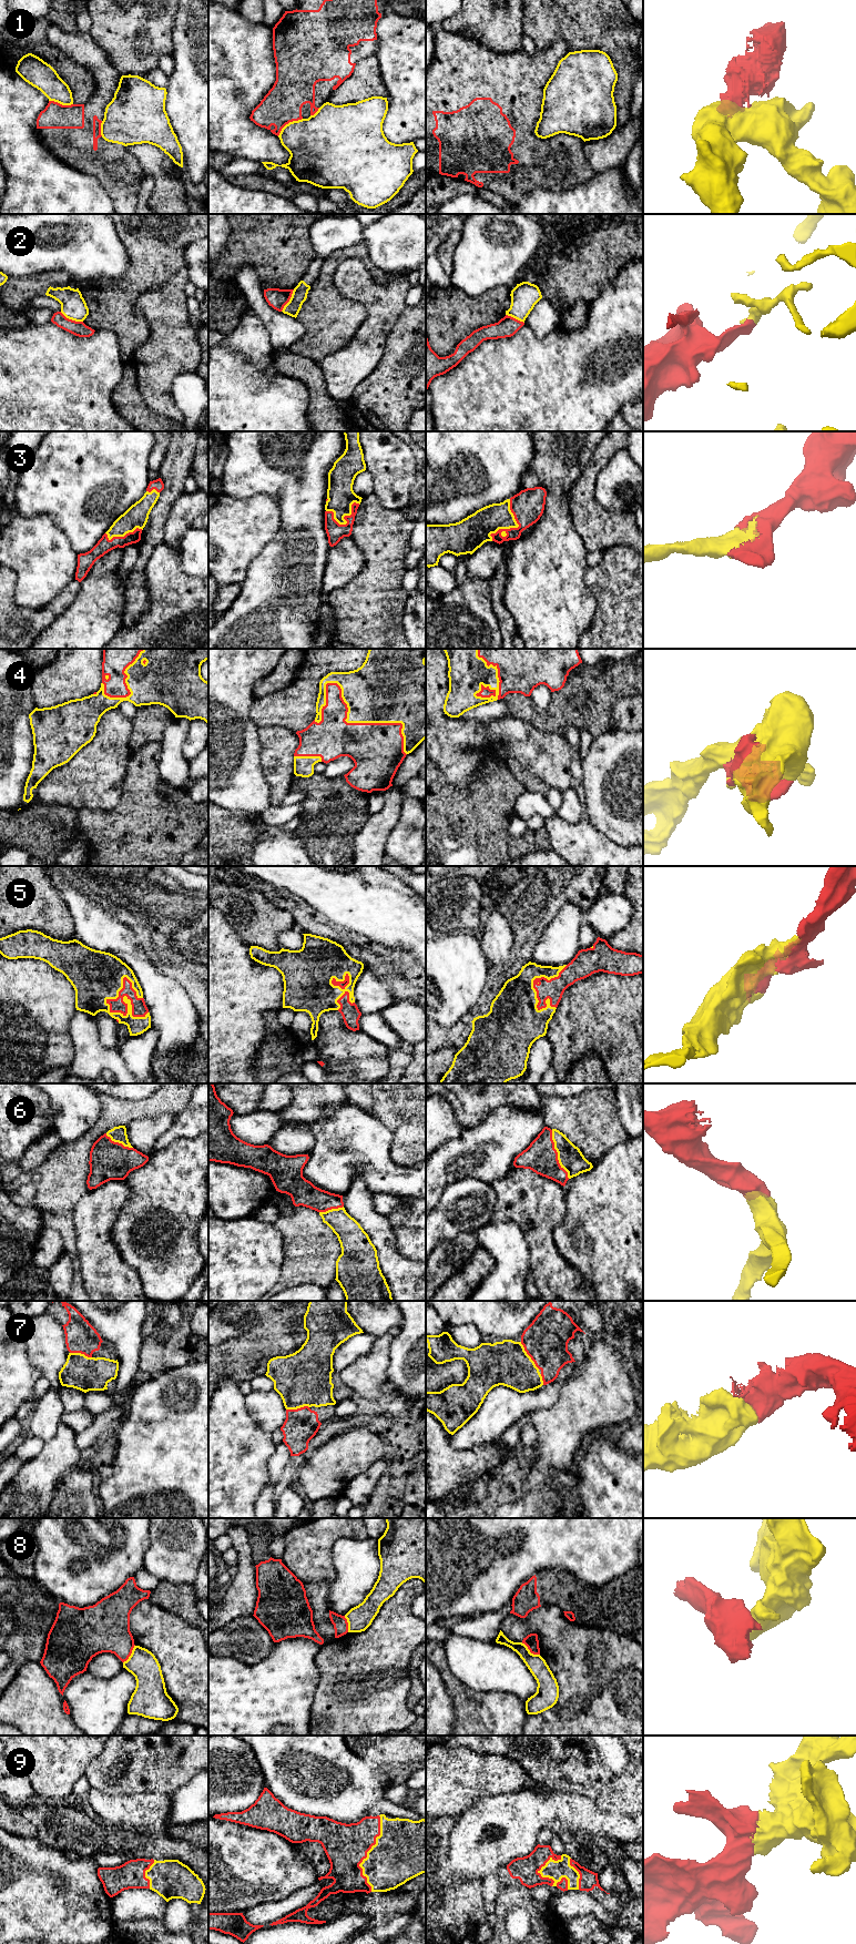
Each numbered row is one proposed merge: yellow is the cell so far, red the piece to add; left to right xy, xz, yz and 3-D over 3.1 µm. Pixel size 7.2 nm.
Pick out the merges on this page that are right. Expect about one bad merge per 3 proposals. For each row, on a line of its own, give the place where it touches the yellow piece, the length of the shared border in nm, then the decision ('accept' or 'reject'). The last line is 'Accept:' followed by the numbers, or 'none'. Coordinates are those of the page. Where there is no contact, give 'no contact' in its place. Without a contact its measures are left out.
1: xz (289, 122) | 220 nm | reject
2: xy (71, 318) | 180 nm | reject
3: yz (515, 527) | 340 nm | accept
4: xz (365, 722) | 800 nm | accept
5: xy (122, 1014) | 340 nm | accept
6: yz (558, 1154) | 380 nm | accept
7: yz (528, 1355) | 240 nm | accept
8: yz (529, 1651) | 160 nm | reject
9: xz (367, 1853) | 550 nm | accept
Accept: 3, 4, 5, 6, 7, 9

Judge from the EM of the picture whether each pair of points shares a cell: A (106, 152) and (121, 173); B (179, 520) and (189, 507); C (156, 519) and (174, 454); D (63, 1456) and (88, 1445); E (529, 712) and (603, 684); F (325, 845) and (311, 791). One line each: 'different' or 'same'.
A: same
B: same
C: same
D: different
E: same
F: same

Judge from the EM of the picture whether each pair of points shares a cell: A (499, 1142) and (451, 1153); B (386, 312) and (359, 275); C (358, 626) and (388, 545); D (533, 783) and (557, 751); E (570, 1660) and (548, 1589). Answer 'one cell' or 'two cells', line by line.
A: one cell
B: one cell
C: one cell
D: two cells
E: two cells

